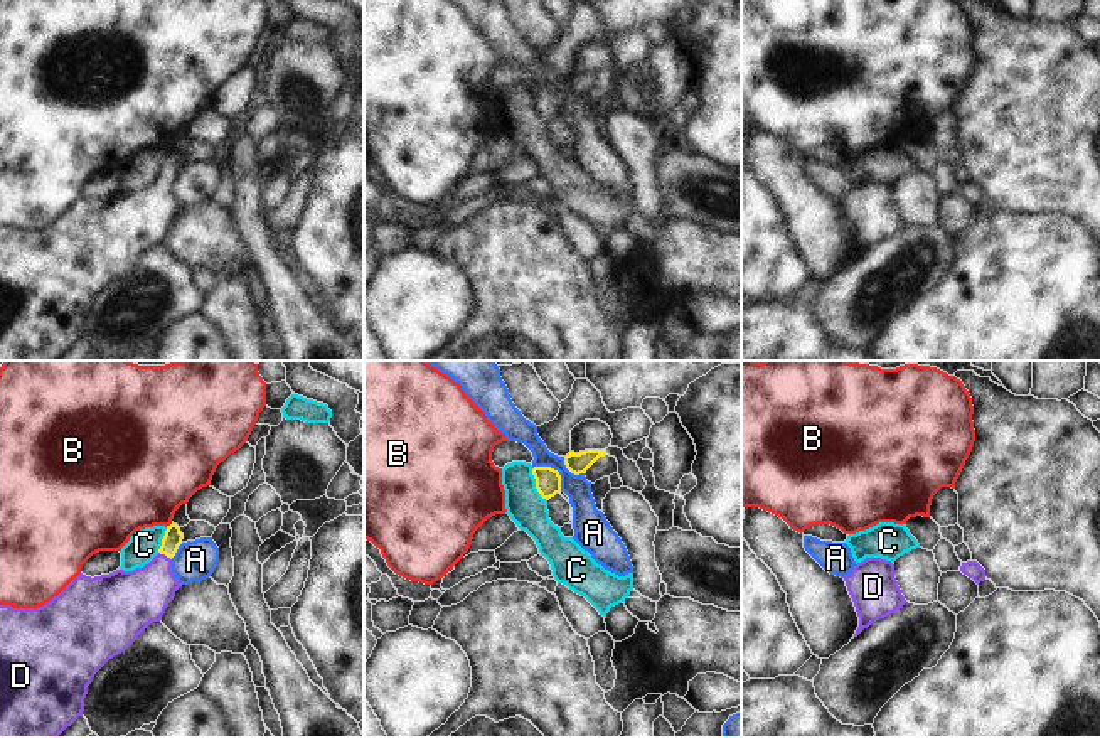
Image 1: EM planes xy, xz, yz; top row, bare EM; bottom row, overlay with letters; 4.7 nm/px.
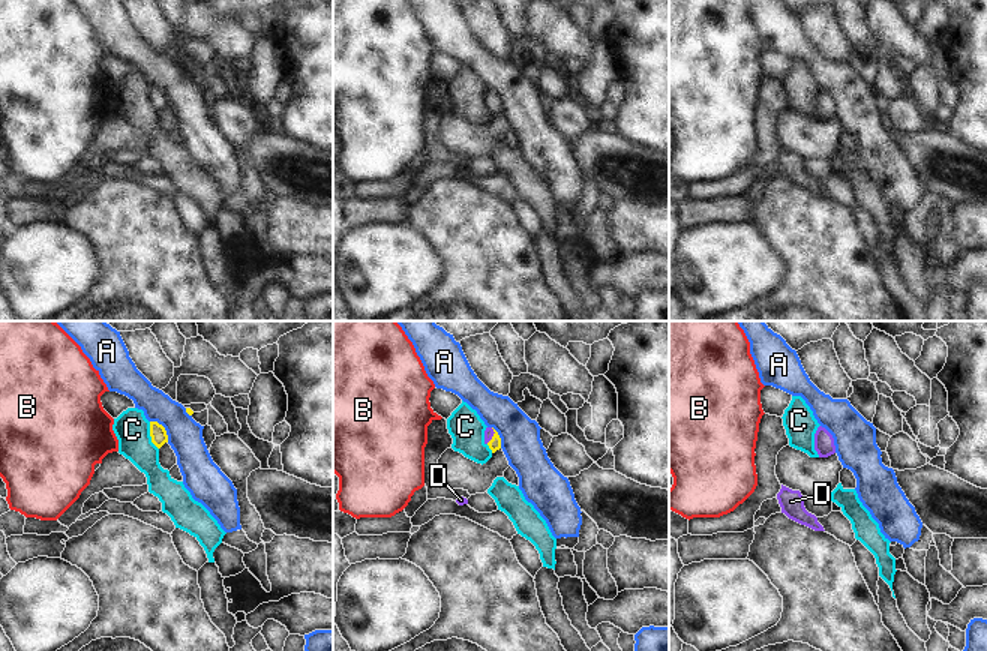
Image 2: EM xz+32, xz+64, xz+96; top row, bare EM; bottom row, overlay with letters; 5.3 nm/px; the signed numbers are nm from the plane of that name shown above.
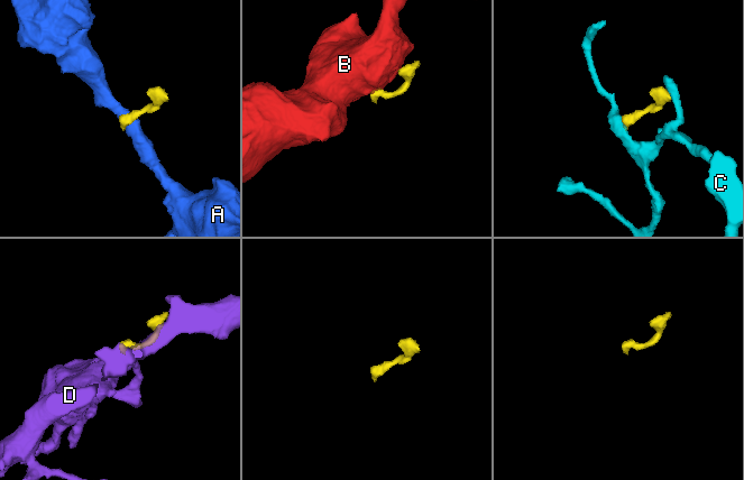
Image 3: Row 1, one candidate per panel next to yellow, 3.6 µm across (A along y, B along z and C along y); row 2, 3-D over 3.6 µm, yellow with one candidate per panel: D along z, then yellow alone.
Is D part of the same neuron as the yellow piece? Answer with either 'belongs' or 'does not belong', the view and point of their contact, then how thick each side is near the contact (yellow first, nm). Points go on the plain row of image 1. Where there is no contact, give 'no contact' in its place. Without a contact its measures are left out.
belongs | xy (165, 177) | 90/280 nm

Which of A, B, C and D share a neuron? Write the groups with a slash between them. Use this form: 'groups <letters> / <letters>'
groups A / B / C / D

